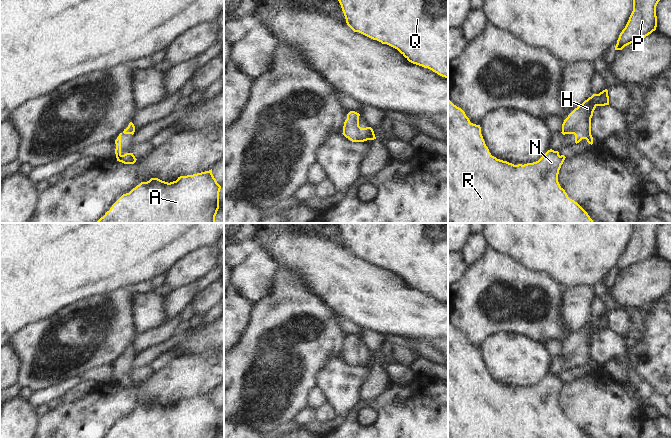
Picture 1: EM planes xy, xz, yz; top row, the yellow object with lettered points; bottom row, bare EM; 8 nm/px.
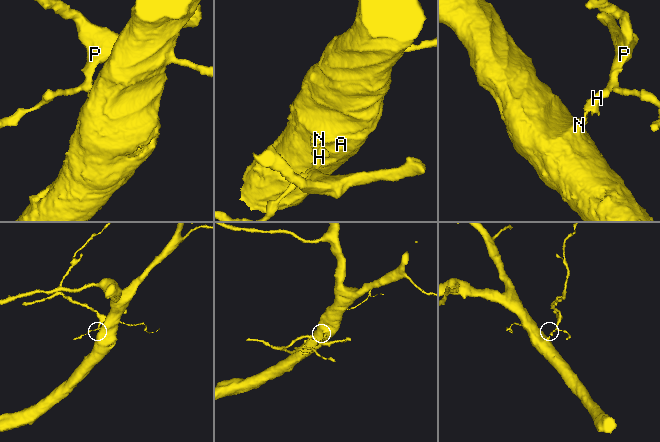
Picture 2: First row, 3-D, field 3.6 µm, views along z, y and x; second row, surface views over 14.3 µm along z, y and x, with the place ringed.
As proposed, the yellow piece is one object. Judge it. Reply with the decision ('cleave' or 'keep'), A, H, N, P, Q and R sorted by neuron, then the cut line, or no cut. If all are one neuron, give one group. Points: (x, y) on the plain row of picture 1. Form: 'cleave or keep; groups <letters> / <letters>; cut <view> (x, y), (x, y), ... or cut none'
keep; groups A H N P Q R; cut none

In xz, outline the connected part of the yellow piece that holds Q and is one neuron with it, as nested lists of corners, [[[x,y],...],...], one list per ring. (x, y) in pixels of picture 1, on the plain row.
[[[337,223],[347,249],[397,273],[409,286],[448,302],[448,223]]]

